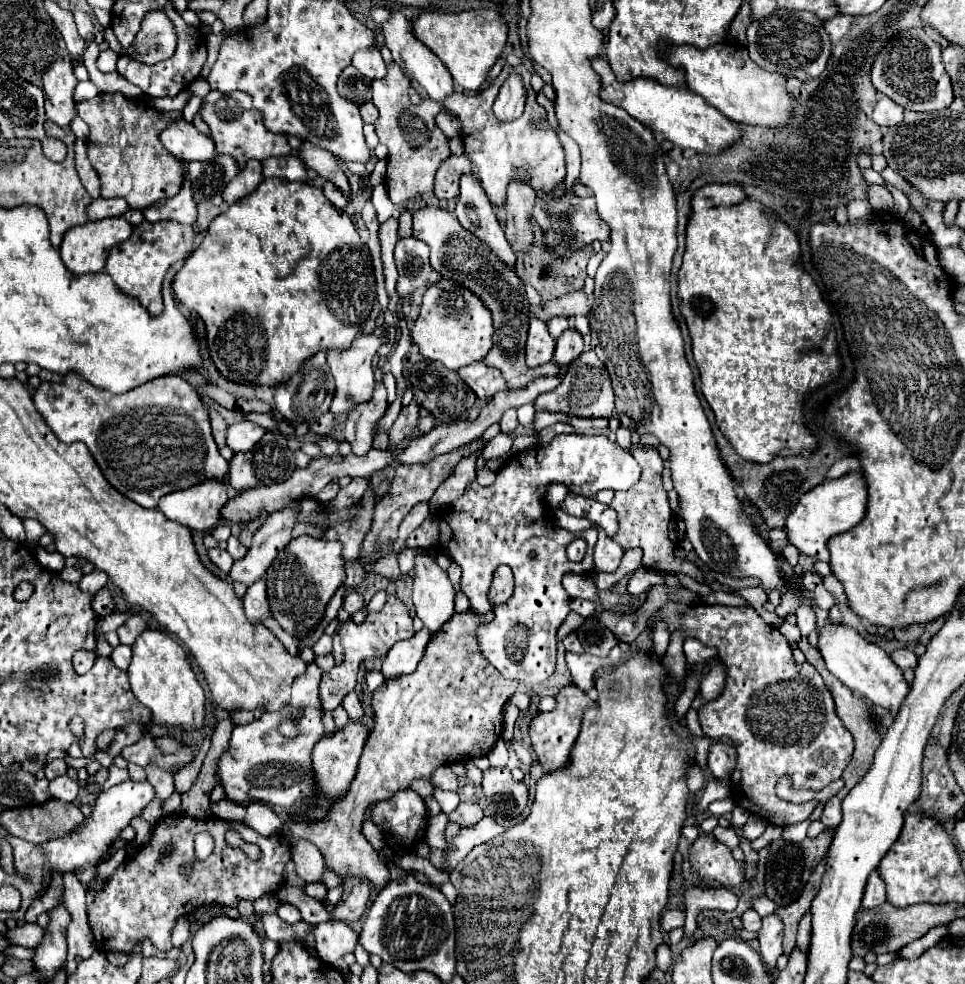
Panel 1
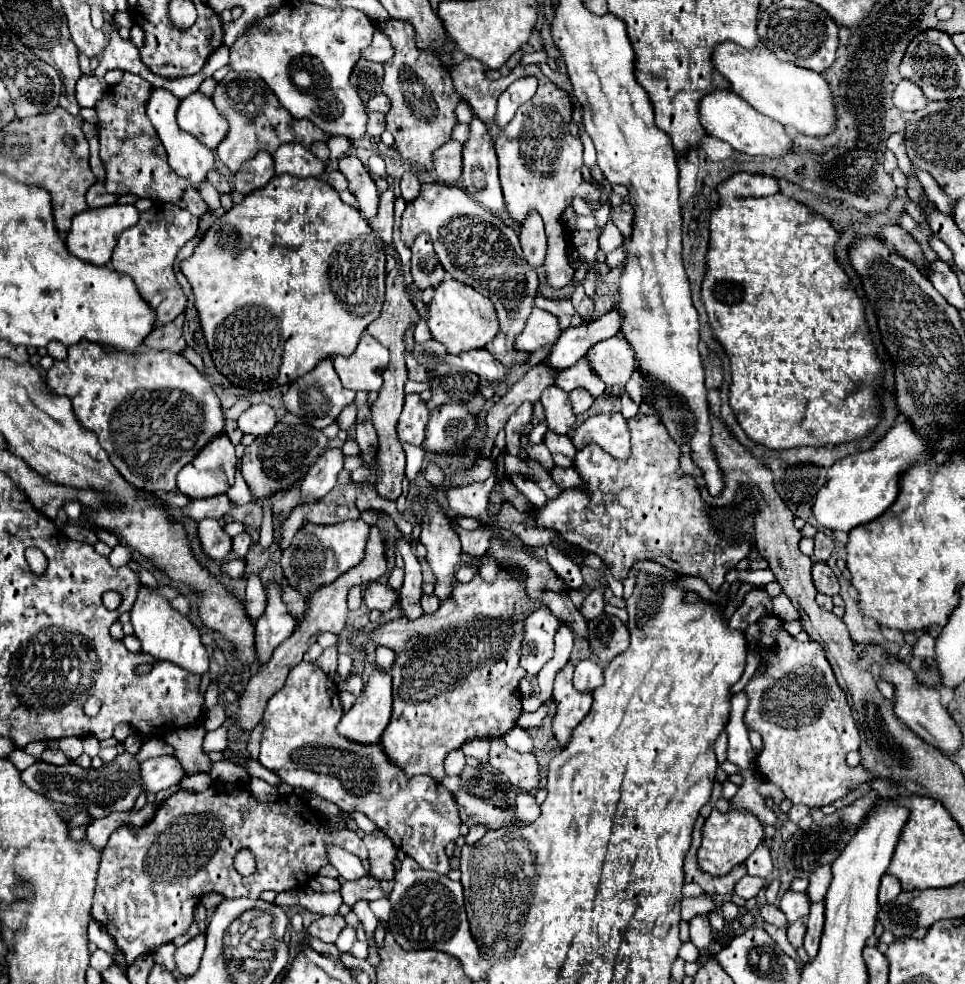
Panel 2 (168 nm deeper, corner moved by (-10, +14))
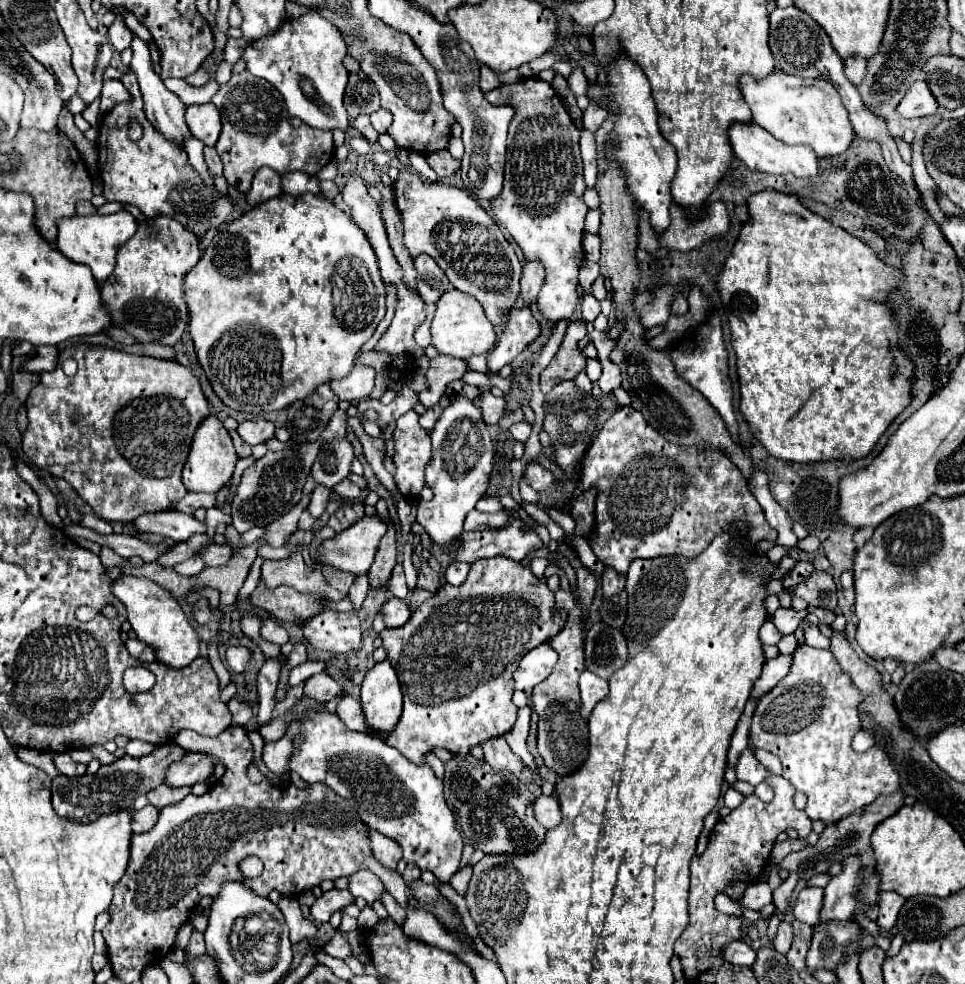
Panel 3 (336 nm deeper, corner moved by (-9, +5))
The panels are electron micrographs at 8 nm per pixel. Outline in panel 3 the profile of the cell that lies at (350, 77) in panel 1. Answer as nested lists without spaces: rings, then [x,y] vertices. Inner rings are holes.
[[[356,72],[350,74],[348,86],[346,86],[346,98],[344,106],[350,118],[356,118],[360,114],[374,114],[380,110],[380,96],[374,86],[374,82],[364,74]]]

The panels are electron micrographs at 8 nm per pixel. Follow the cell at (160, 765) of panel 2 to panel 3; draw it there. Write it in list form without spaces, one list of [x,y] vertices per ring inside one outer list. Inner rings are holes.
[[[190,752],[180,762],[174,762],[168,768],[166,784],[172,788],[178,786],[194,786],[198,782],[206,782],[214,772],[214,758],[206,752]]]

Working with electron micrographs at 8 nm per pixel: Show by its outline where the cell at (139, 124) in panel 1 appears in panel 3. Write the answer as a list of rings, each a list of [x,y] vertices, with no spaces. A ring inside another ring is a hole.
[[[126,72],[124,82],[126,80],[130,102],[120,102],[104,116],[100,138],[96,142],[100,176],[104,184],[102,196],[108,202],[114,200],[122,204],[134,204],[146,218],[154,218],[158,214],[174,218],[196,236],[204,236],[210,228],[220,228],[228,222],[228,216],[236,206],[234,198],[230,194],[220,194],[216,186],[204,184],[200,174],[190,166],[184,146],[168,140],[144,116],[144,102],[136,76]],[[130,120],[136,120],[144,130],[142,138],[136,142],[128,138]]]

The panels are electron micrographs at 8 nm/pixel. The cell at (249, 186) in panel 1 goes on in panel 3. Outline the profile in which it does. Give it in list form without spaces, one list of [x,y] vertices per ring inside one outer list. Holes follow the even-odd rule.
[[[258,170],[256,178],[252,180],[252,188],[246,194],[246,202],[250,206],[262,204],[270,198],[274,198],[276,194],[282,194],[282,184],[280,184],[280,174],[276,174],[274,170]]]

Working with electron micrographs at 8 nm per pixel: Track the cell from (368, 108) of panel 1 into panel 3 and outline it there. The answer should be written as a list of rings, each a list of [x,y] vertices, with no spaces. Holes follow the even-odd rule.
[[[378,110],[376,114],[370,116],[370,120],[372,120],[374,130],[382,134],[382,132],[386,132],[386,130],[390,128],[390,124],[392,124],[392,114],[388,114],[386,110]]]

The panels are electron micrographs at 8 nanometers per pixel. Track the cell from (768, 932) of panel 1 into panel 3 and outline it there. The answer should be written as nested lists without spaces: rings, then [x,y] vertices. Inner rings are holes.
[[[806,886],[798,894],[798,900],[794,904],[794,916],[796,916],[796,920],[802,920],[802,922],[814,926],[818,922],[818,918],[820,918],[822,900],[824,900],[824,888]]]

